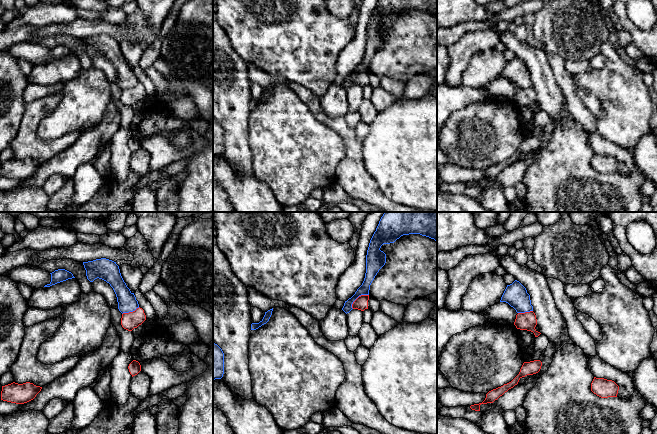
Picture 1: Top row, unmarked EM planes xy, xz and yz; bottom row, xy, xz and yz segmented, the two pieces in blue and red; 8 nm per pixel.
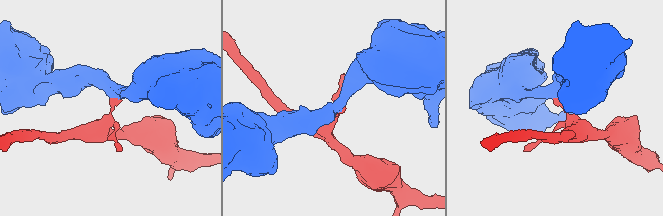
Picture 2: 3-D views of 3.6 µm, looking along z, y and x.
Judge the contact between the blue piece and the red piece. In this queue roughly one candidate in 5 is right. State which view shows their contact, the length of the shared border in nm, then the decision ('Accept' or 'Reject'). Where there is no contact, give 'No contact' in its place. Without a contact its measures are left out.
Touches blue in xz. Shared border 180 nm. Reject

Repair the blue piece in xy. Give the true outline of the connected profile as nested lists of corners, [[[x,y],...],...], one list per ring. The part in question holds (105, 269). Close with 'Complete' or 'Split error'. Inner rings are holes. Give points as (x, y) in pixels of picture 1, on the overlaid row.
[[[101,258],[83,262],[83,265],[90,282],[99,278],[110,284],[116,294],[118,309],[122,314],[133,312],[139,308],[138,301],[124,282],[116,262]]]. Complete

